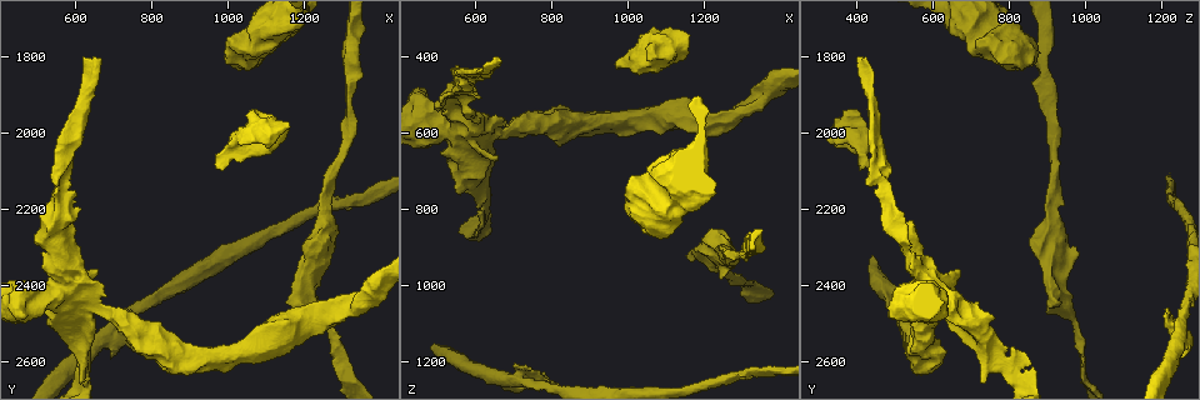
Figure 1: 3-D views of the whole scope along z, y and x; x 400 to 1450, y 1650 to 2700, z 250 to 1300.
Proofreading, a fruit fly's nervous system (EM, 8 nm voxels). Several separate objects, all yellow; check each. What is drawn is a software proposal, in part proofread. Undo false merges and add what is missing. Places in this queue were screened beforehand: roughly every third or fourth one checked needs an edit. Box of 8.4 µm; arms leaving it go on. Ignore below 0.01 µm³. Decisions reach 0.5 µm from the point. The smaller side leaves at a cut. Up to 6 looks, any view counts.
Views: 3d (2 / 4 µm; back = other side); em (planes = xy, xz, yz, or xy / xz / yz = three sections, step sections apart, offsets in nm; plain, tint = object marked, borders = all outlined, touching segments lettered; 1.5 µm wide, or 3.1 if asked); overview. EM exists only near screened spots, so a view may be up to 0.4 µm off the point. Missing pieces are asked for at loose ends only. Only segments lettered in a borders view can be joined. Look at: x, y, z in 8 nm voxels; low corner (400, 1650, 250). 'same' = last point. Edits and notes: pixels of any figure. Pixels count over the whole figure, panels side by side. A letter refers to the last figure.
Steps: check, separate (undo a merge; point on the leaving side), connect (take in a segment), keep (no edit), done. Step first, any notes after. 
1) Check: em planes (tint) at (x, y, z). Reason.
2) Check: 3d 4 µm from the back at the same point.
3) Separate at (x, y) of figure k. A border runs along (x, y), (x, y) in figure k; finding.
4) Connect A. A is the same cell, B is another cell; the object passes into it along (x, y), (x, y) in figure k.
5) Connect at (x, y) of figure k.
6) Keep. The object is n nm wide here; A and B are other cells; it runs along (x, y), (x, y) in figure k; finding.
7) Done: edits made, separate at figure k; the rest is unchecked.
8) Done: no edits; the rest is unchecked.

Check: em planes (borders) at (615, 2585, 855). An open end.

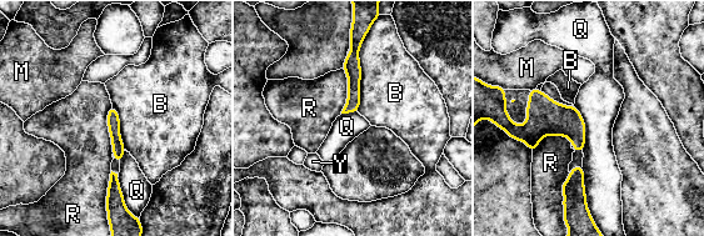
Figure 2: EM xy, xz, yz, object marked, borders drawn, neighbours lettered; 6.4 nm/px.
Keep. B, M, Q, R and Y are other cells; it runs along (357, 45), (353, 103), (346, 109) in figure 2; none of them fits.

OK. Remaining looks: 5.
Check: 3d 2 µm from the back at (545, 2135, 435). An open end.

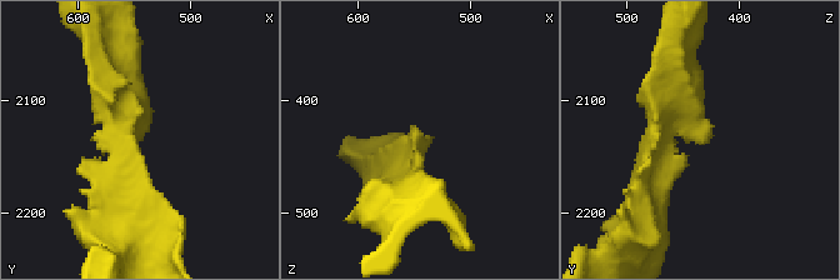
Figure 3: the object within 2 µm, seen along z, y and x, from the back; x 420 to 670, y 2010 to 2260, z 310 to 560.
Check: em planes (borders) at (546, 2138, 434). The arms are 200, 280 nm wide.

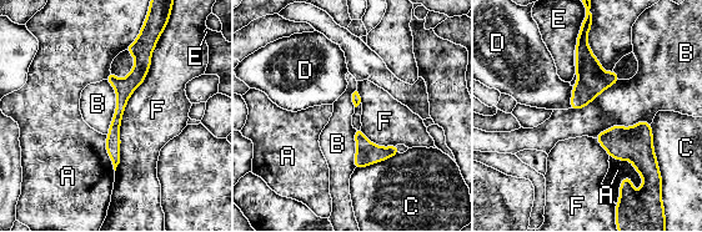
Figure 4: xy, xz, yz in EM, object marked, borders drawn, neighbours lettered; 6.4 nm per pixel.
Keep. A, B, C, D, E and F are other cells; it runs along (133, 49), (139, 72), (123, 92), (115, 161) in figure 4; no lettered segment goes on from it.

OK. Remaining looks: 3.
Check: 3d 4 µm at (985, 2100, 410). Thick end.

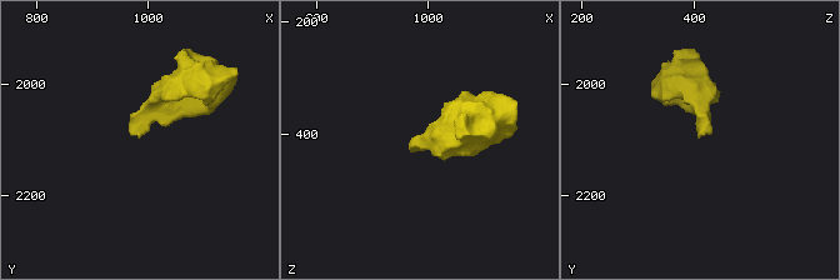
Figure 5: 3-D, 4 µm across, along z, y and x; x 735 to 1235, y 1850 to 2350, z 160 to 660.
Check: em xz step 4 (tint) at (990, 2100, 410). Shape alone is not enough.

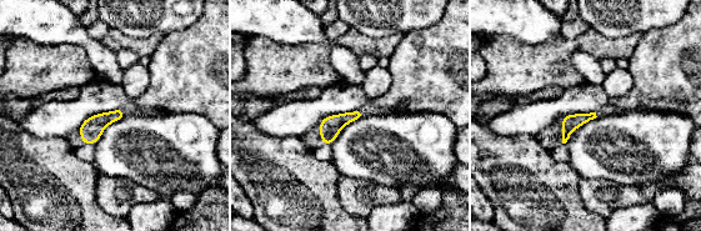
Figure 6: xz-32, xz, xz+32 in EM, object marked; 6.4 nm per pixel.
Check: em planes (borders) at the same point. Cut it another way.

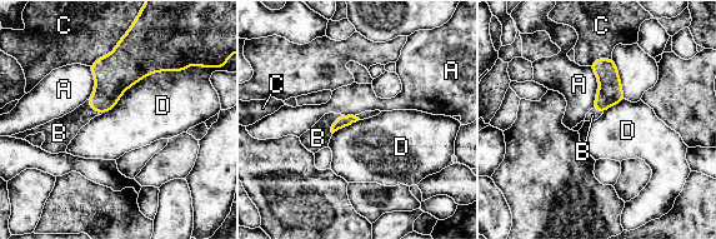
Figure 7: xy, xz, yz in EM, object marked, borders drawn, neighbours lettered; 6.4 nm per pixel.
Connect B. B is the same cell, A, C and D are other cells; the object passes into it along (346, 120), (334, 123), (318, 138) in figure 7; the neuron continues.

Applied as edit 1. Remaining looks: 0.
Done: edits made, connect at figure 7; the rest is unchecked.

